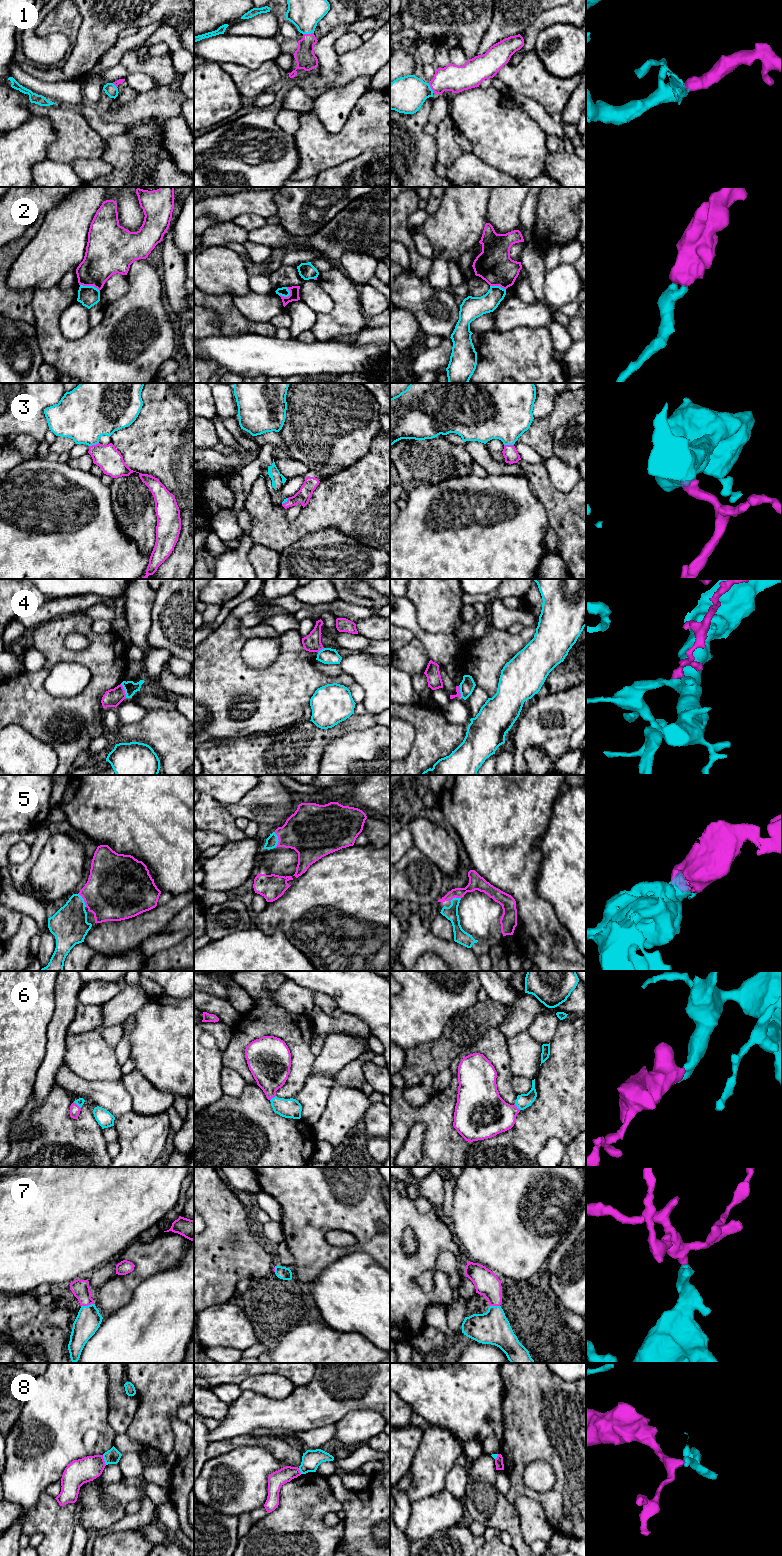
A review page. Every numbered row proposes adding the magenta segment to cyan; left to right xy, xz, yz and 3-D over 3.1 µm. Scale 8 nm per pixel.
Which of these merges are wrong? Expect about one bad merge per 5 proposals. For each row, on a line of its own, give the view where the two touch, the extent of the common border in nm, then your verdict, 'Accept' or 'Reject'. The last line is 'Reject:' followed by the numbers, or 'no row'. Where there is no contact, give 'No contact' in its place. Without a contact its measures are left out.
1: Touches cyan in xz. Shared border 90 nm. Accept
2: Touches cyan in xy. Shared border 170 nm. Reject
3: Touches cyan in xy. Shared border 90 nm. Accept
4: Touches cyan in xy. Shared border 120 nm. Reject
5: Touches cyan in xz. Shared border 130 nm. Accept
6: Touches cyan in xy. Shared border 80 nm. Accept
7: Touches cyan in xy. Shared border 110 nm. Accept
8: Touches cyan in xy. Shared border 90 nm. Reject
Reject: 2, 4, 8

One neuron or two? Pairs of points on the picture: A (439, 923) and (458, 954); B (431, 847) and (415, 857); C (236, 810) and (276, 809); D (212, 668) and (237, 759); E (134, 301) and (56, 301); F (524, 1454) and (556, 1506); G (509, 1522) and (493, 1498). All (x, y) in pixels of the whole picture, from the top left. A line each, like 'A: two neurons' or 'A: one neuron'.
A: two neurons
B: two neurons
C: one neuron
D: two neurons
E: one neuron
F: one neuron
G: one neuron

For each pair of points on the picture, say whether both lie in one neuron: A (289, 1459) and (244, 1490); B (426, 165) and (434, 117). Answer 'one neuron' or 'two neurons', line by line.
A: two neurons
B: two neurons

